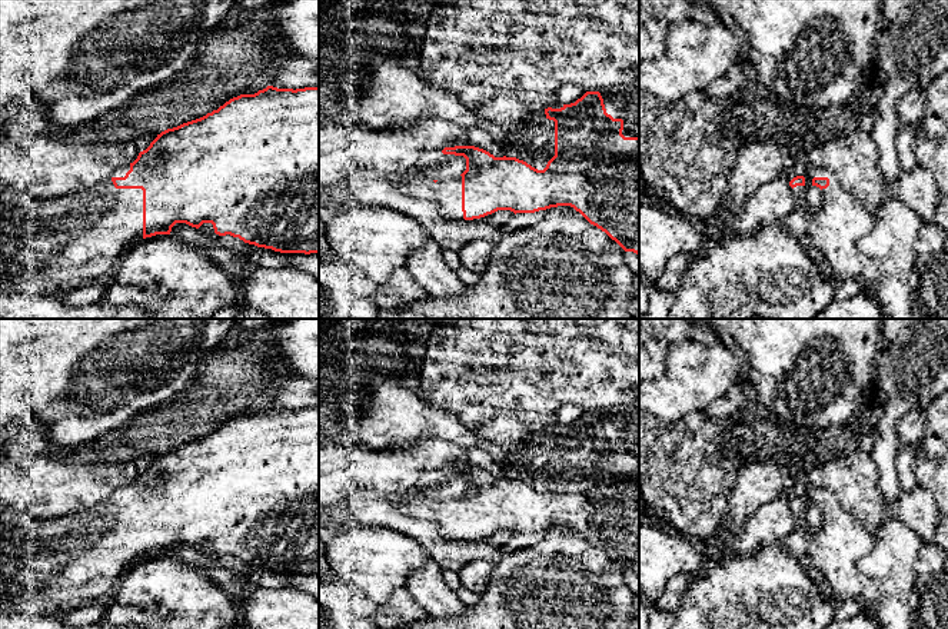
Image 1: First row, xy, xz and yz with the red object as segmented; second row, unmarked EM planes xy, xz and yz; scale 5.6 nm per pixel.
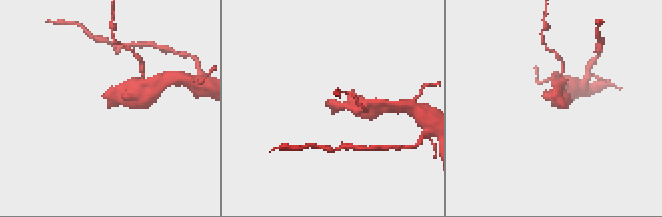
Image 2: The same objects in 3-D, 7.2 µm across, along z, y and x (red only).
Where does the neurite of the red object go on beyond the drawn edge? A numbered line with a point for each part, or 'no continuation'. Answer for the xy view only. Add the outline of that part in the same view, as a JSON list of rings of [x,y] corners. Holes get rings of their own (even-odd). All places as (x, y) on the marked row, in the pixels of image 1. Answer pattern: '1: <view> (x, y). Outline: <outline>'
1: xy (49, 246). Outline: [[[130,164],[120,166],[104,182],[79,193],[37,199],[7,189],[0,193],[0,292],[33,292],[61,296],[70,290],[109,279],[120,256],[143,239],[143,190],[116,189],[112,179],[124,177]]]

